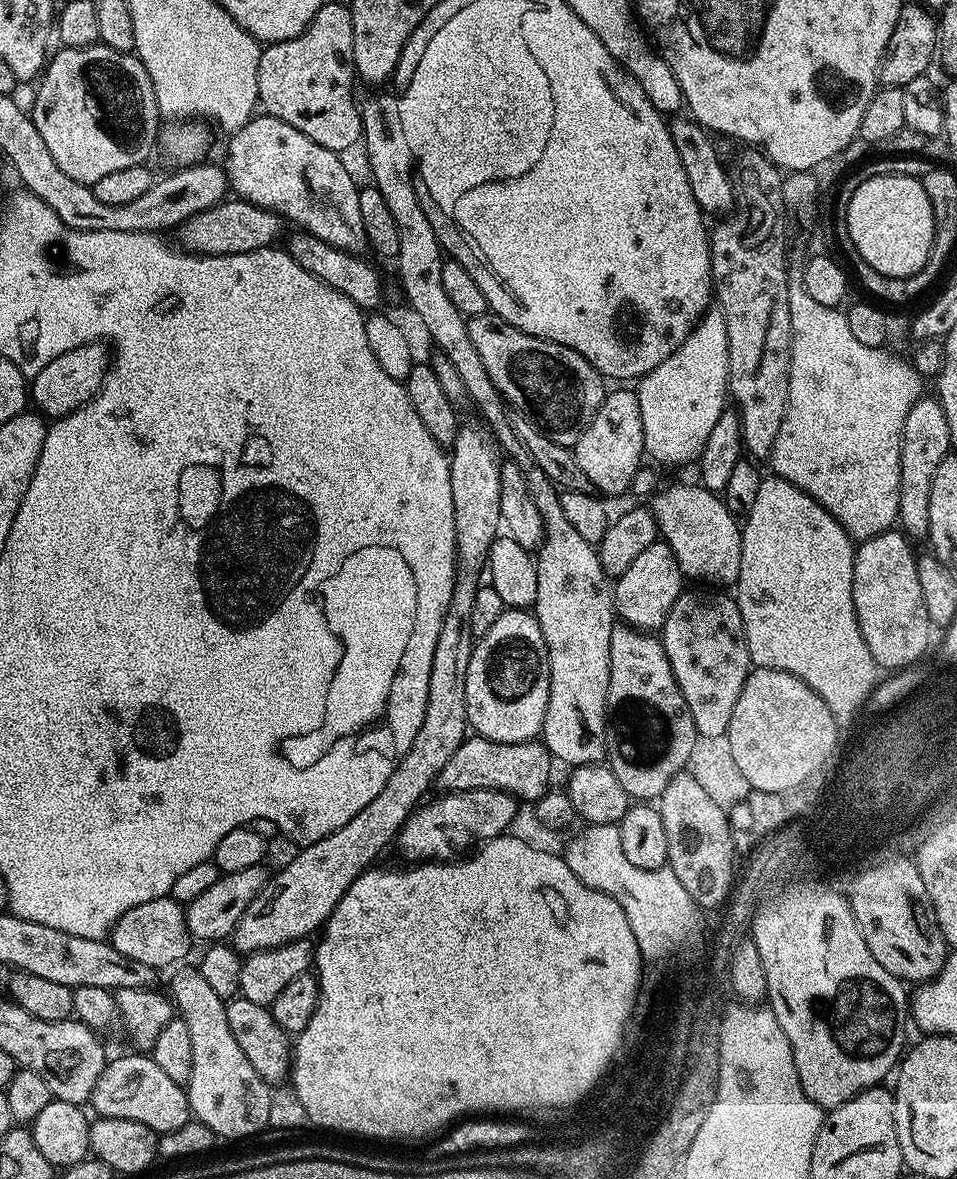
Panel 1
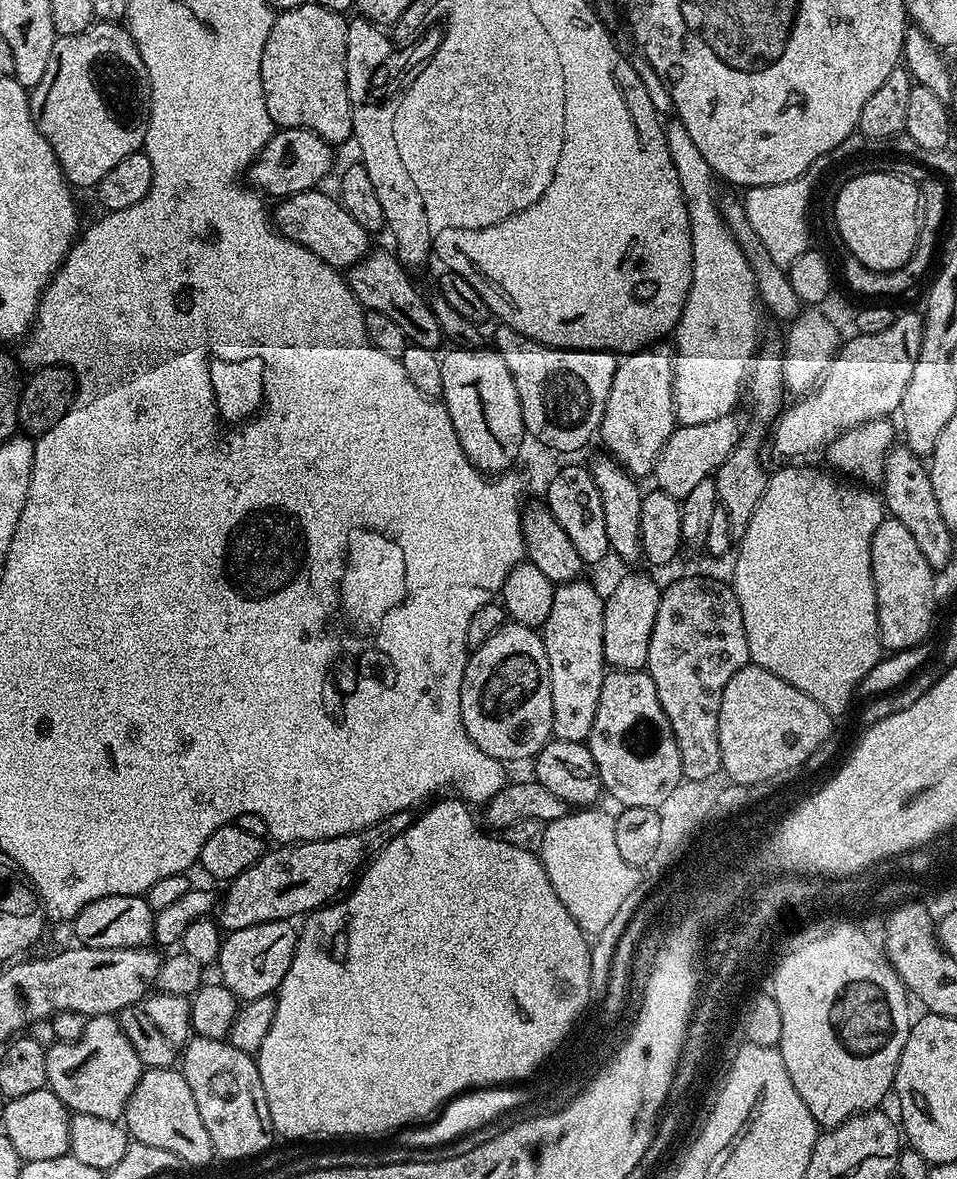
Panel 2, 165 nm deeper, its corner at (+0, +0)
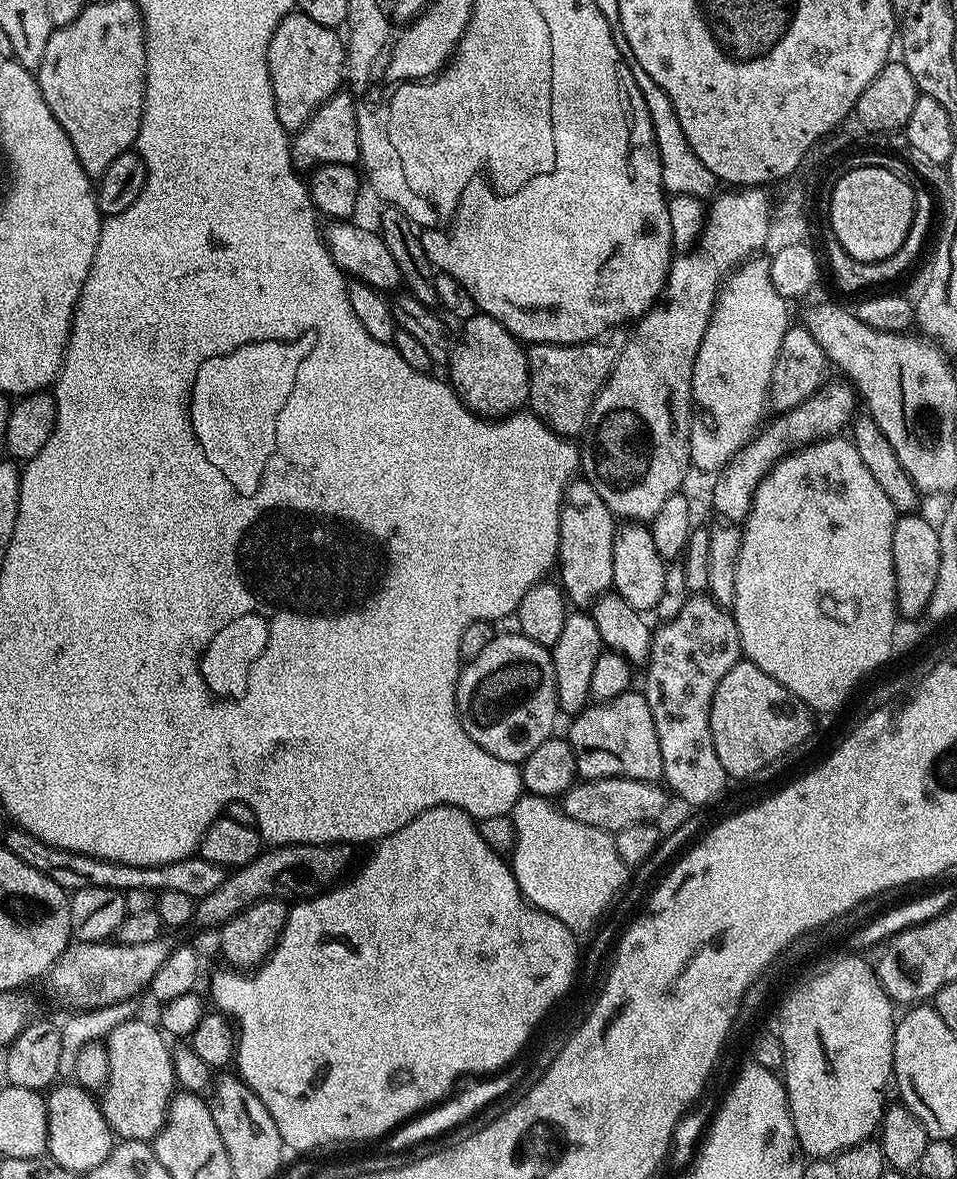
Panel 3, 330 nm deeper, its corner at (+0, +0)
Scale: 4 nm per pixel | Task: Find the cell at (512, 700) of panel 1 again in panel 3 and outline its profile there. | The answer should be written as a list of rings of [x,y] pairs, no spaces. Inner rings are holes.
[[[498,634],[490,646],[478,654],[478,658],[463,665],[460,680],[456,683],[456,709],[460,715],[460,725],[466,734],[470,734],[470,738],[474,738],[474,742],[478,742],[478,746],[482,746],[482,750],[494,758],[519,765],[553,735],[552,727],[558,717],[558,705],[551,651],[519,634]]]

